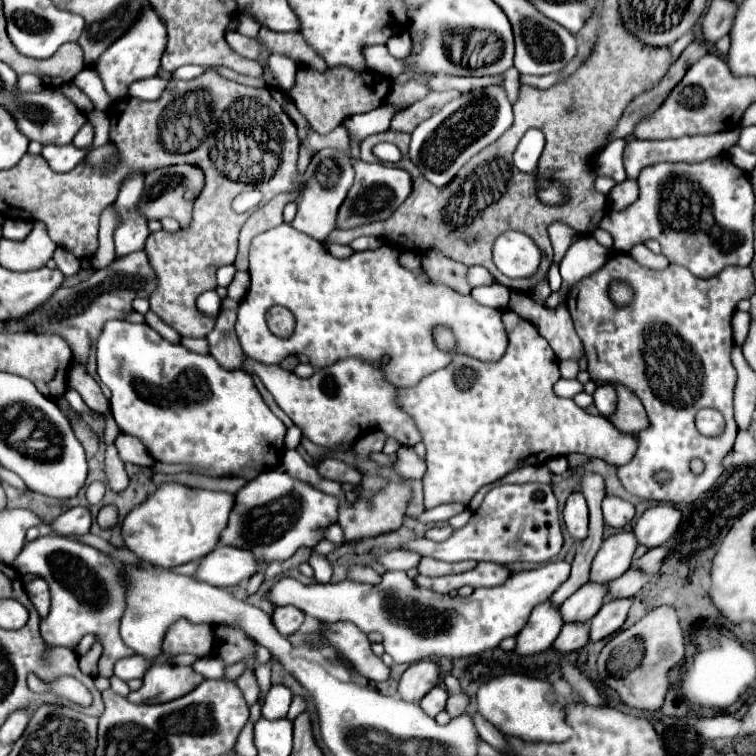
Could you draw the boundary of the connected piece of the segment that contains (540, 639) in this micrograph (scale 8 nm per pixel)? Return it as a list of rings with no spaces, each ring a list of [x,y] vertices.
[[[549,602],[539,604],[539,608],[531,612],[523,630],[515,636],[517,644],[513,652],[517,656],[533,656],[533,654],[545,652],[553,644],[561,626],[563,626],[563,620],[561,620],[559,608],[551,606]]]

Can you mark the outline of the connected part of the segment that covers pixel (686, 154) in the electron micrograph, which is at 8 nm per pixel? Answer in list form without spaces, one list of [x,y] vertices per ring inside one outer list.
[[[727,130],[707,136],[681,136],[679,140],[631,140],[623,152],[623,166],[629,180],[635,180],[645,166],[657,162],[701,162],[719,154],[725,154],[737,140],[739,130]]]

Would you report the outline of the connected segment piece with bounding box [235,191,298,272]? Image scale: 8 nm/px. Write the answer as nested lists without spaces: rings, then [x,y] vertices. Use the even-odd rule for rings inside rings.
[[[297,191],[291,193],[282,193],[274,198],[271,198],[265,206],[257,208],[245,222],[245,226],[241,228],[241,234],[239,234],[239,252],[237,252],[237,258],[235,258],[235,268],[245,272],[247,270],[247,254],[249,254],[249,244],[251,240],[273,228],[273,226],[279,226],[283,223],[283,210],[285,206],[296,200],[298,196]],[[239,260],[239,264],[237,264]]]

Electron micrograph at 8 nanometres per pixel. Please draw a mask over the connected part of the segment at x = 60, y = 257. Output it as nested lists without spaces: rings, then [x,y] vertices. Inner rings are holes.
[[[57,248],[57,252],[55,252],[55,262],[57,262],[57,268],[59,268],[65,276],[77,274],[79,268],[81,268],[81,262],[75,260],[75,256],[73,256],[71,252],[67,252],[65,248]]]

